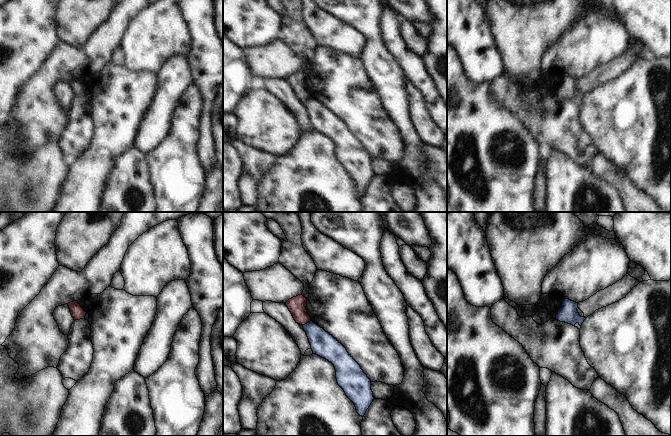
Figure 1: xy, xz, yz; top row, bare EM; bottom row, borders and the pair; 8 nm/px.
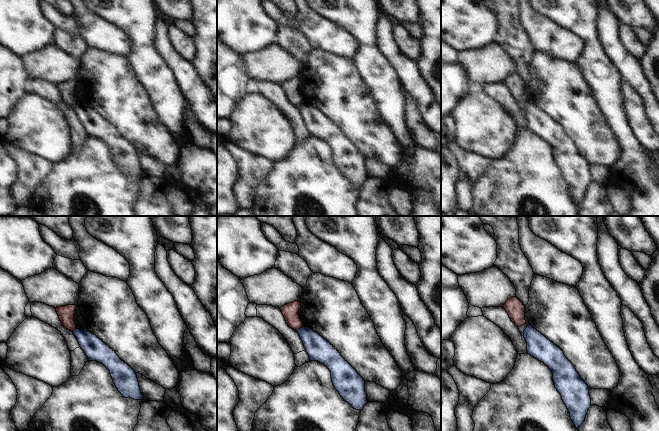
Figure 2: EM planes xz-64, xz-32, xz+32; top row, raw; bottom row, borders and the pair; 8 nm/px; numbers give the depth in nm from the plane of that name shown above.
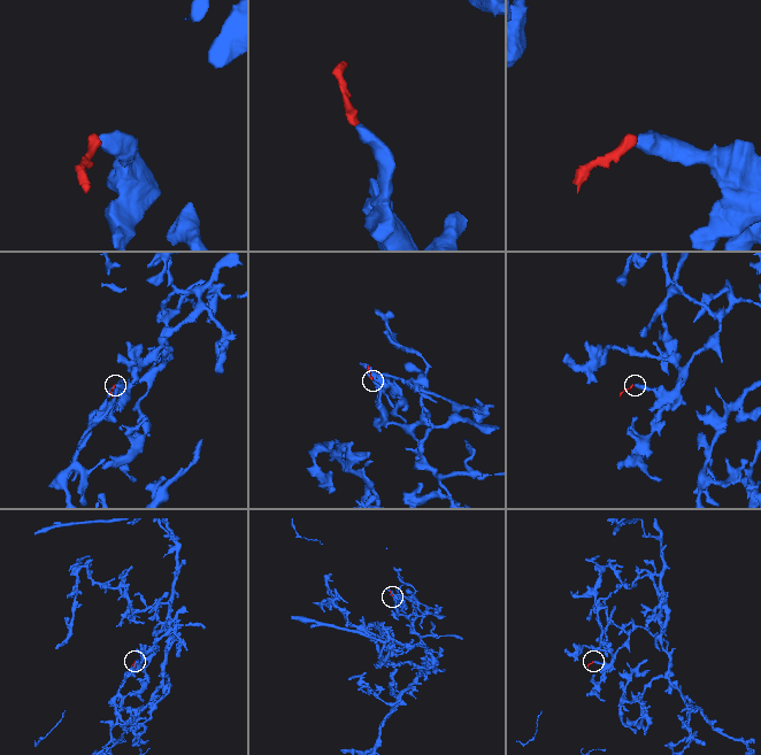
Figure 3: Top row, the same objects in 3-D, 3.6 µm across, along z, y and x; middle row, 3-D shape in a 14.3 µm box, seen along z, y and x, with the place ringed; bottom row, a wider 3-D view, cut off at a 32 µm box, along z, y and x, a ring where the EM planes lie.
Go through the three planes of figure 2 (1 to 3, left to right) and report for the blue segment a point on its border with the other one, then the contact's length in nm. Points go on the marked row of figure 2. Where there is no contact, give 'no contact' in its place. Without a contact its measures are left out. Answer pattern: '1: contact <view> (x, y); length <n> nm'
1: contact xz-64 (74, 329); length 40 nm
2: contact xz-32 (299, 328); length 70 nm
3: no contact

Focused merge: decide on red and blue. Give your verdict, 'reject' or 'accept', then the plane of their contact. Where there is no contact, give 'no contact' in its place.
reject | xz

